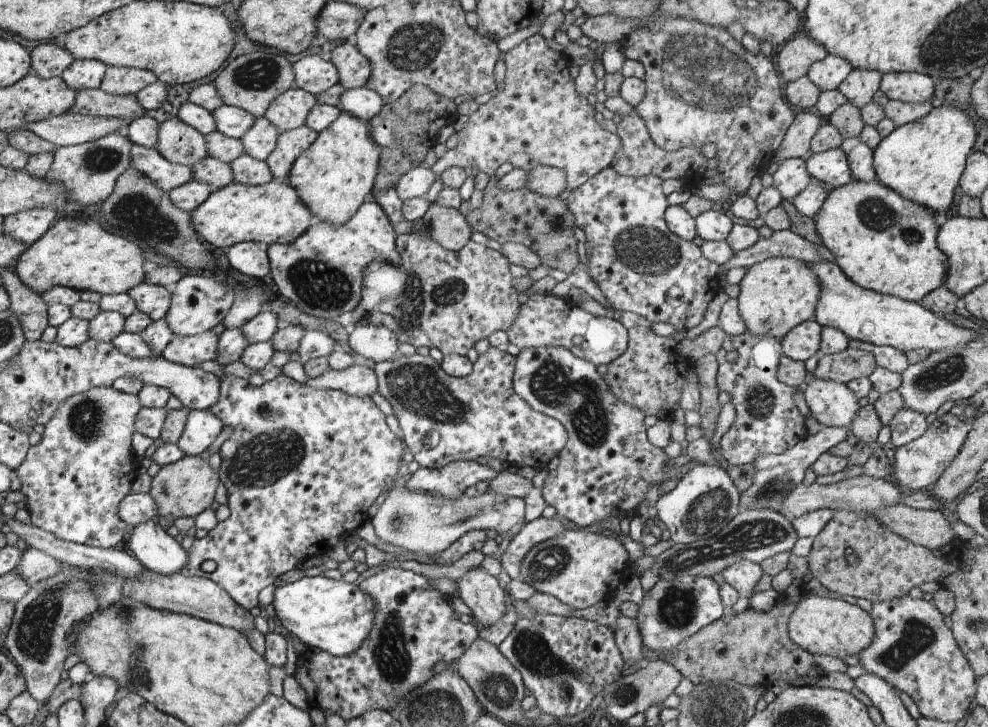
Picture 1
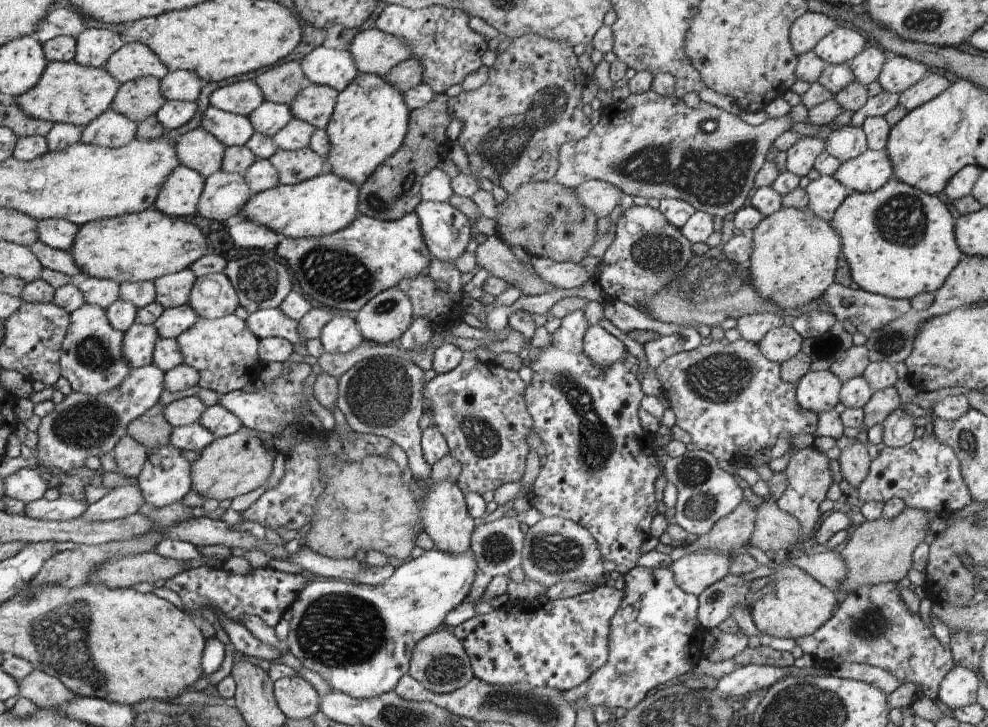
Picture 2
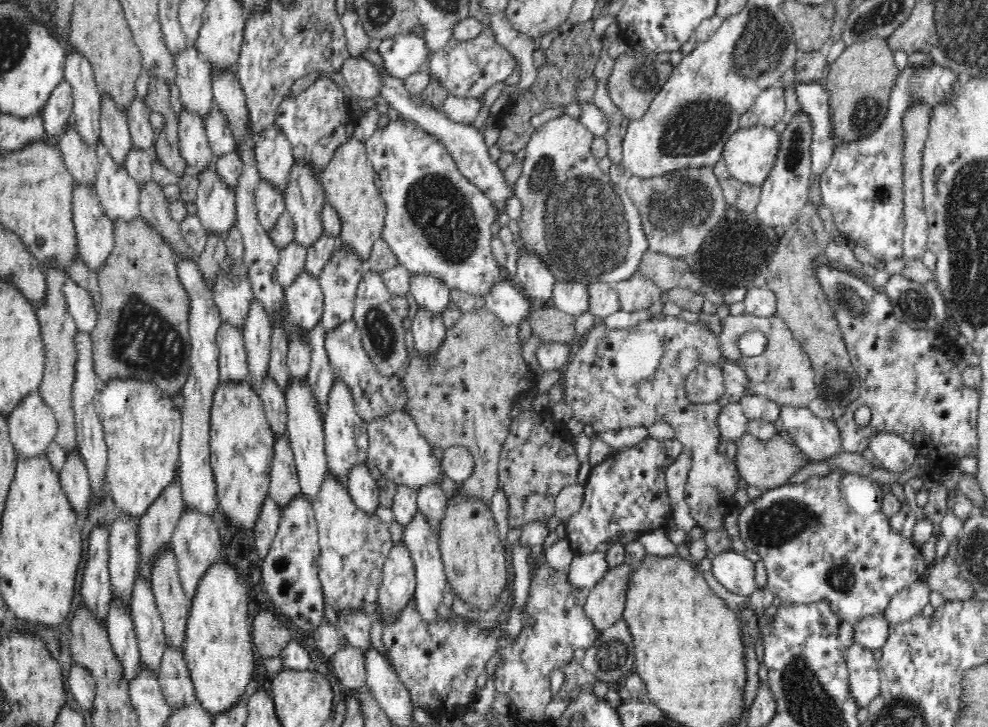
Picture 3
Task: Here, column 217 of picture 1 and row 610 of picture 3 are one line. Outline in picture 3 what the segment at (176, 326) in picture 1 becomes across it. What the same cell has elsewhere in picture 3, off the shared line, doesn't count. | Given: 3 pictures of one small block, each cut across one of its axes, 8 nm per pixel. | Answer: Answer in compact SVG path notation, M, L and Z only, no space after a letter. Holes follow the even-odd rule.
M302 492L298 494L295 500L282 511L279 527L268 551L268 555L263 559L262 566L262 586L268 593L268 598L275 604L284 616L298 628L302 633L312 634L316 628L325 622L324 615L324 594L319 580L318 558L320 555L318 527L313 511L313 504L307 500Z

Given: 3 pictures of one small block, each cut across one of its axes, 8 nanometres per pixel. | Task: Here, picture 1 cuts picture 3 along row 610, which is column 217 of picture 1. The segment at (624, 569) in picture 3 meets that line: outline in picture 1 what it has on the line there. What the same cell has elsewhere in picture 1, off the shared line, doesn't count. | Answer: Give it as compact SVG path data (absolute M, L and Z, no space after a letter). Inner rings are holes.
M146 569L144 576L126 580L122 596L132 598L136 602L144 602L155 610L188 614L223 625L226 628L234 628L241 633L244 630L254 628L254 618L250 612L244 609L242 605L238 605L231 598L230 593L209 579L185 576L182 573L164 576L164 574L154 573Z

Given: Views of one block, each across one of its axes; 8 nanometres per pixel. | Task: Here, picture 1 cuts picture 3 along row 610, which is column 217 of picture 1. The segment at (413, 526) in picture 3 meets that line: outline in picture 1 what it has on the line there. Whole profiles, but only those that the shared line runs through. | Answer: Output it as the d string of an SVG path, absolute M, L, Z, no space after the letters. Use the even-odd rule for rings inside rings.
M190 409L186 416L183 436L180 436L177 445L184 455L201 455L220 436L223 427L223 421L209 410Z

